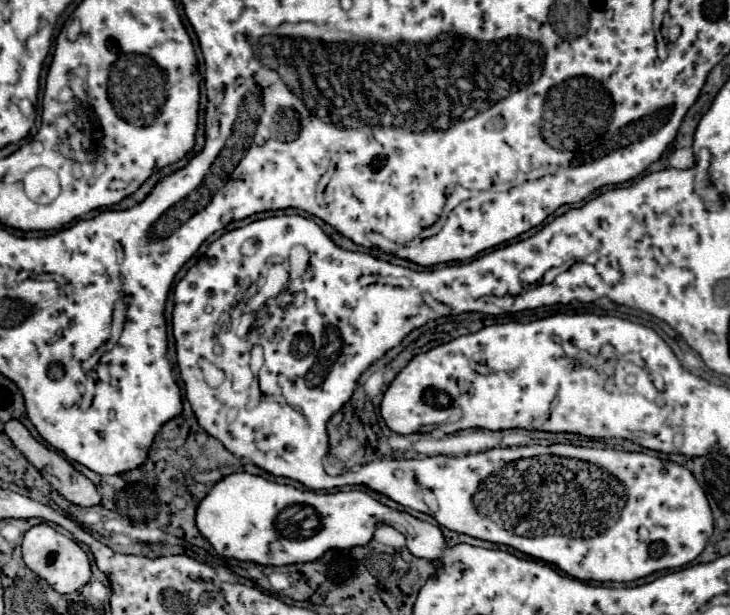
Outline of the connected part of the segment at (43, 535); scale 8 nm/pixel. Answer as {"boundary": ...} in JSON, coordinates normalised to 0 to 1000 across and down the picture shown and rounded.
{"boundary":[[[62,849],[42,855],[34,865],[32,911],[45,930],[51,930],[64,950],[70,950],[84,966],[95,966],[95,963],[108,959],[125,940],[125,917],[122,917],[119,901],[111,894],[111,888],[105,881],[100,881],[97,875],[81,868],[75,859],[70,859]]]}

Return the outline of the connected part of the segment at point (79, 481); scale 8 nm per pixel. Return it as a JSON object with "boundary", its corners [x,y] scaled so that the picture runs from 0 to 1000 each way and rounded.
{"boundary":[[[12,683],[12,686],[7,689],[7,706],[10,706],[12,715],[18,719],[18,725],[59,771],[59,777],[62,777],[89,813],[95,813],[95,816],[100,816],[100,820],[105,820],[105,823],[130,823],[130,820],[138,816],[138,807],[136,807],[130,787],[127,787],[119,774],[114,774],[111,767],[105,767],[81,735],[75,735],[75,732],[64,728],[62,722],[56,722],[53,715],[48,715],[48,712],[42,709],[42,702],[40,702],[26,683]]]}

